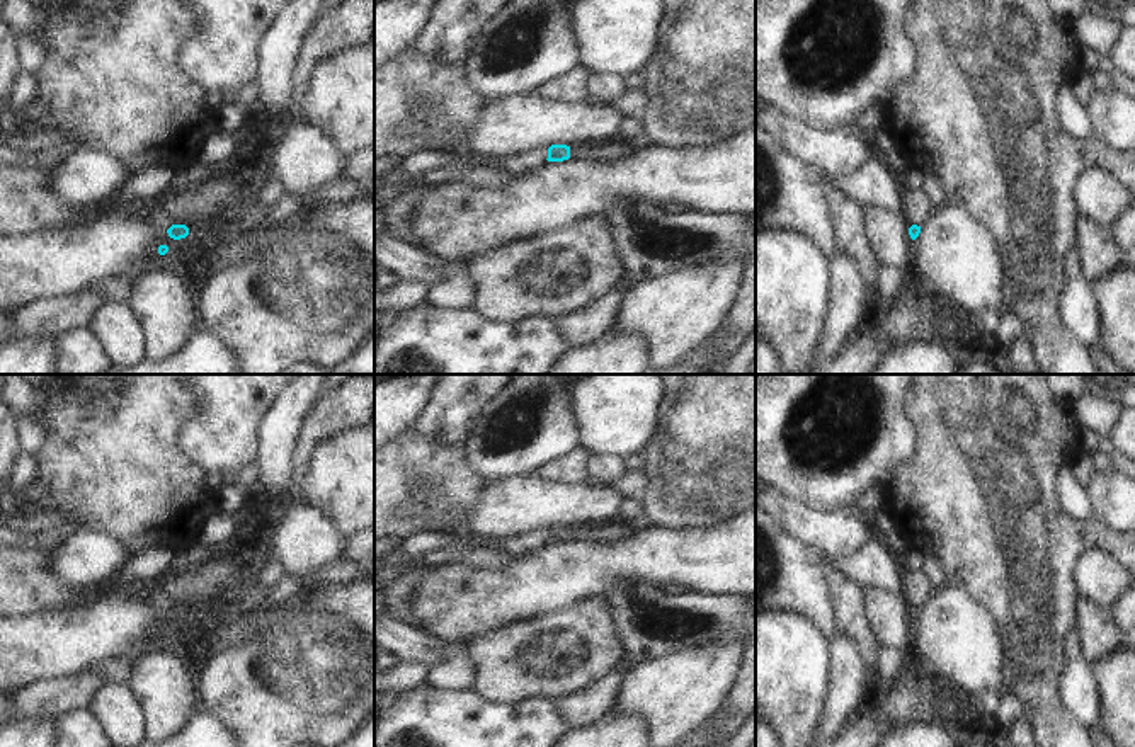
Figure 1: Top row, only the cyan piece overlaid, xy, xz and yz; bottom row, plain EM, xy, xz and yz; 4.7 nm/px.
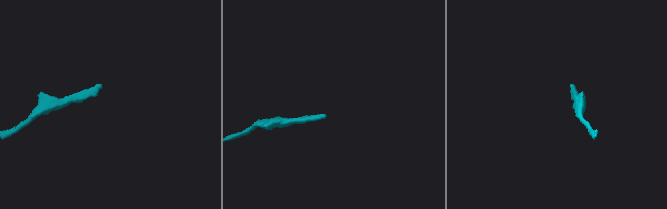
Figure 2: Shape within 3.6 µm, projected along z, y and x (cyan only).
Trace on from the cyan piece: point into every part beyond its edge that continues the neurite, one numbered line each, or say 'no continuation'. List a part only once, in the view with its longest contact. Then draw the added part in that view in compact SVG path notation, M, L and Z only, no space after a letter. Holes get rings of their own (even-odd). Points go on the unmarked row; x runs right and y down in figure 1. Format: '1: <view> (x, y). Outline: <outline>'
1: xz (613, 531). Outline: M607 522L602 529L580 529L570 526L570 539L584 539L589 543L613 543L631 536L640 527L638 522Z

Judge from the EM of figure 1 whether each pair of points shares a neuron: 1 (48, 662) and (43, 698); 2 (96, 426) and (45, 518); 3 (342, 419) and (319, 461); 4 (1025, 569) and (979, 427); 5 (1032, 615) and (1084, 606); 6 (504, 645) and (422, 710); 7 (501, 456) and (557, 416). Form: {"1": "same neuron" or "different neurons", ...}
{"1": "different neurons", "2": "different neurons", "3": "same neuron", "4": "same neuron", "5": "different neurons", "6": "different neurons", "7": "same neuron"}

